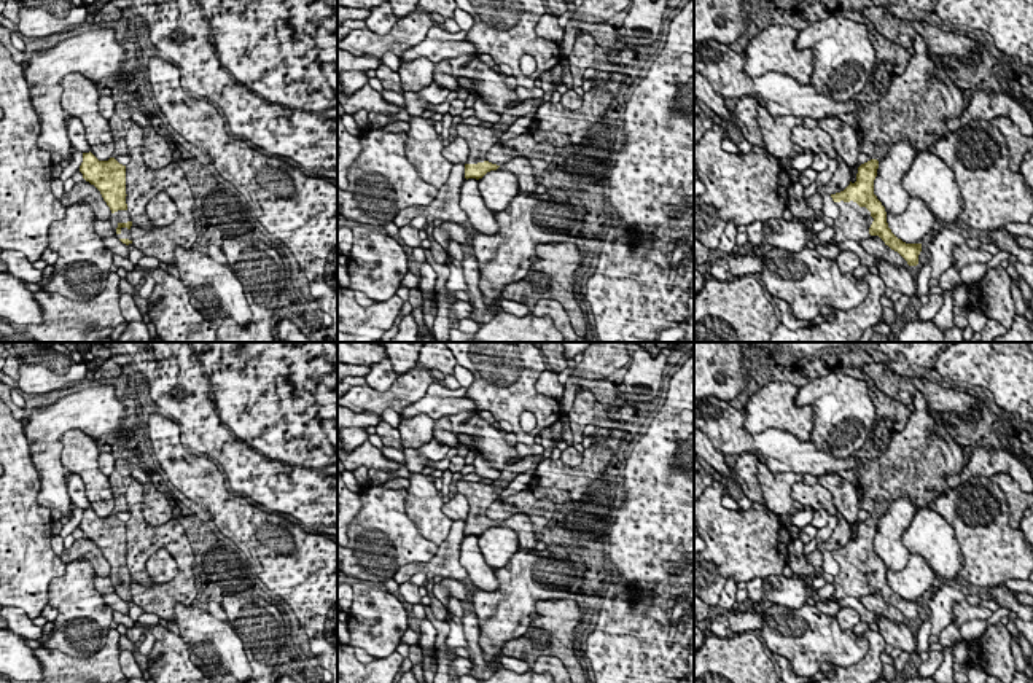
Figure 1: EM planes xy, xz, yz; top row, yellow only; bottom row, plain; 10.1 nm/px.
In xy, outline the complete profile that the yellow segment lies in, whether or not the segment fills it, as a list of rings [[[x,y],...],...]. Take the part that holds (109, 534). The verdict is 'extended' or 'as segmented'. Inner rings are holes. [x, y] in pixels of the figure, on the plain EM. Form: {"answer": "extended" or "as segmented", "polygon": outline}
{"answer": "extended", "polygon": [[[91,508],[83,509],[83,519],[80,522],[83,535],[94,541],[107,562],[111,567],[110,580],[116,594],[129,602],[131,595],[131,572],[126,560],[126,522],[119,521],[115,514],[108,517],[99,517]]]}

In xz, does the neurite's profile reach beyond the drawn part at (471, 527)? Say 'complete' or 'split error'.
split error

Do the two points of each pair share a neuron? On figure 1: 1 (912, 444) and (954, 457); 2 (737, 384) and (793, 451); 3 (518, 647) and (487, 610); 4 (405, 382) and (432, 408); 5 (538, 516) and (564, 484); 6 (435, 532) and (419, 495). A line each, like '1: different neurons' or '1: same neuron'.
1: same neuron
2: different neurons
3: different neurons
4: different neurons
5: different neurons
6: same neuron

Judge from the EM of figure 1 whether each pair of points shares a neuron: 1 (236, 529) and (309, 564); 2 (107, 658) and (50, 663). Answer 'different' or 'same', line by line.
1: same
2: same

